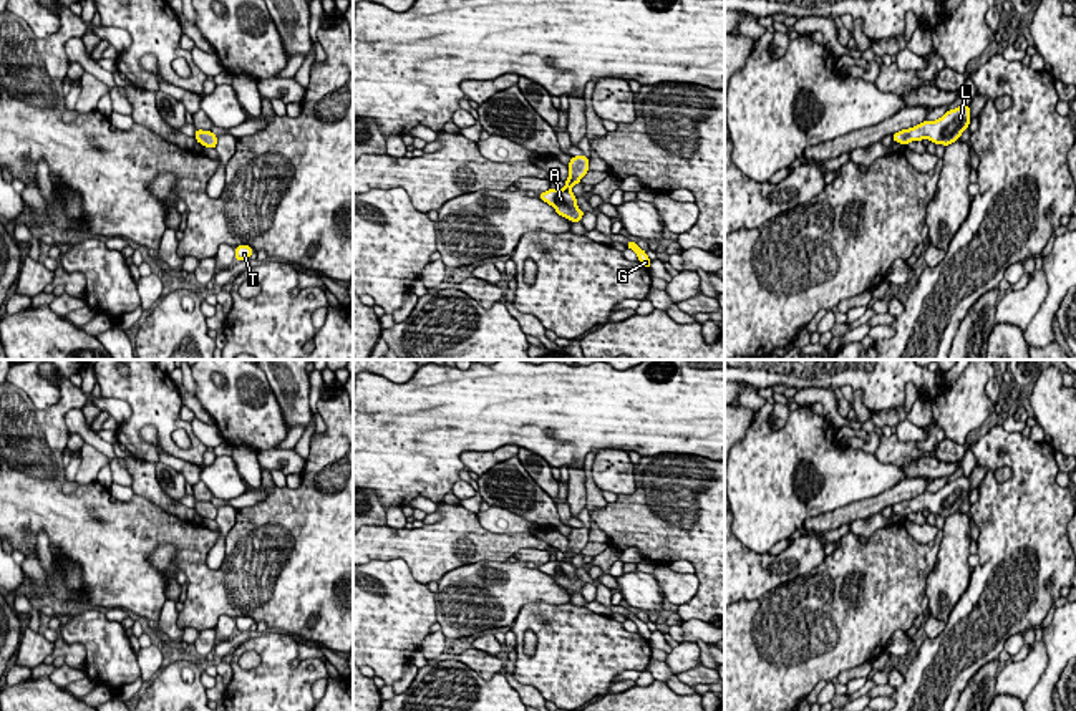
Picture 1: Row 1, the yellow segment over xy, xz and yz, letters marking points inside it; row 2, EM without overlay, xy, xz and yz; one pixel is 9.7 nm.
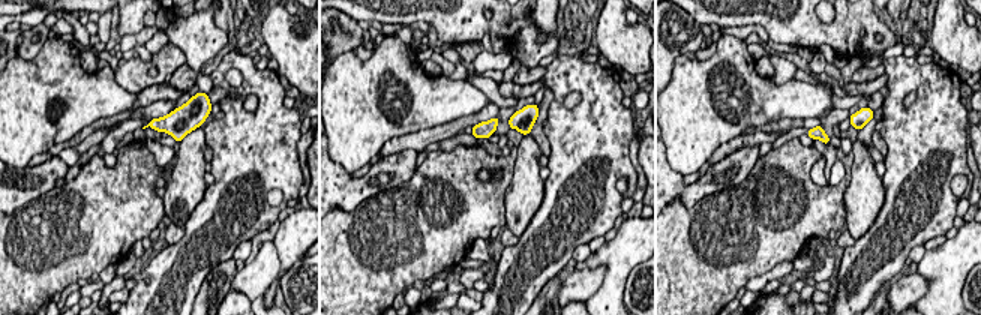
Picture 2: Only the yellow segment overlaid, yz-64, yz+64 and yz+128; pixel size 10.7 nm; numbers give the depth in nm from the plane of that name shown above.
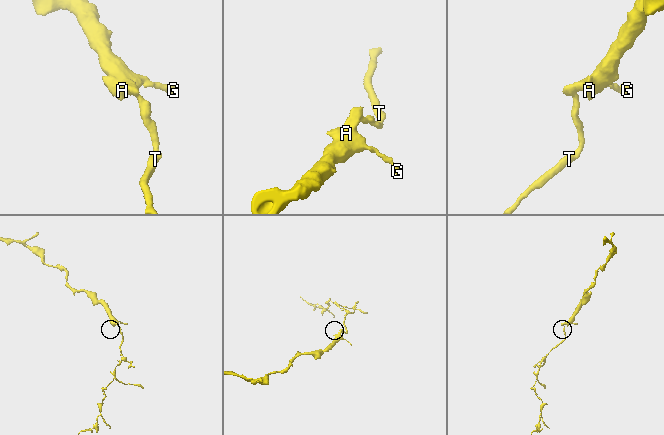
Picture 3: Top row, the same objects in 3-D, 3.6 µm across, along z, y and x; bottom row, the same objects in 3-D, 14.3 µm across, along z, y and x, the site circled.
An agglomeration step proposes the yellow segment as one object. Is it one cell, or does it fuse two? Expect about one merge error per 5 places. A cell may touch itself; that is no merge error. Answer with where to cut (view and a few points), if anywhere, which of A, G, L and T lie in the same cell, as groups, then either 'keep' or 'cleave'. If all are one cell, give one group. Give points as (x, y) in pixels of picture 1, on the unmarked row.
no cut | A G L T | keep

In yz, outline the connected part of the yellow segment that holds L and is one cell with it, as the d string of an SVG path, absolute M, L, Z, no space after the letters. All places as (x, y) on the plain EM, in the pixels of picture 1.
M962 476L947 482L937 492L923 492L914 499L894 504L892 510L905 519L910 512L922 512L925 509L928 509L933 515L950 517L958 512L960 505L968 499L970 489L970 477Z

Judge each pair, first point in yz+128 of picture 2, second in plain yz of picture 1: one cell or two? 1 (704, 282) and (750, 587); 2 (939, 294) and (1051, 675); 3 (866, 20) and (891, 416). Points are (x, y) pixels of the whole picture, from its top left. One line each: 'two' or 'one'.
1: two
2: one
3: two

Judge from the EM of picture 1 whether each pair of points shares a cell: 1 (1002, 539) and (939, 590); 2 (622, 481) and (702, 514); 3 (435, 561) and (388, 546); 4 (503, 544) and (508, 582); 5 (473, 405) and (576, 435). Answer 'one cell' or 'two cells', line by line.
1: two cells
2: two cells
3: one cell
4: two cells
5: one cell

